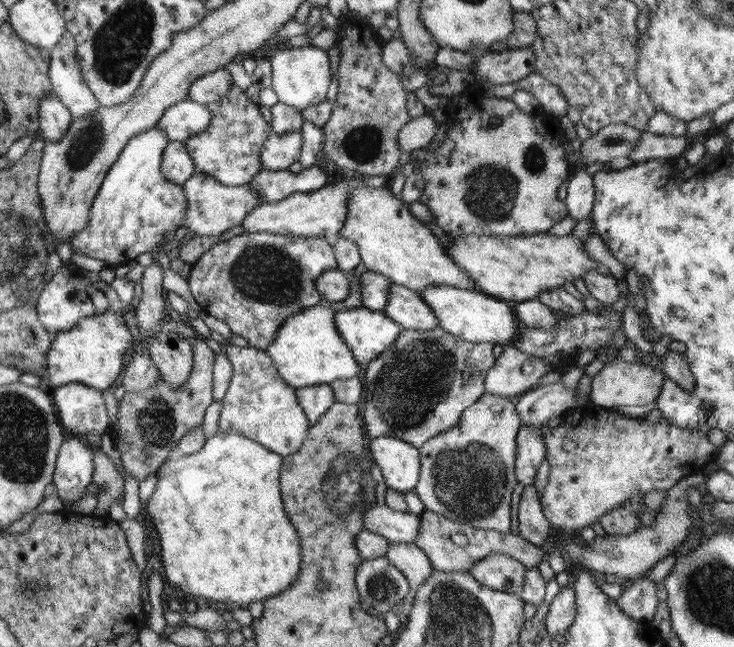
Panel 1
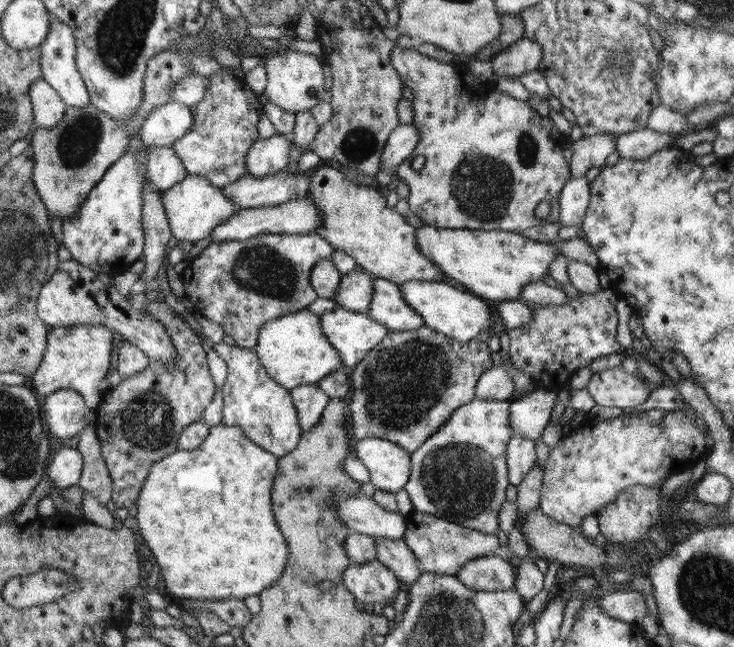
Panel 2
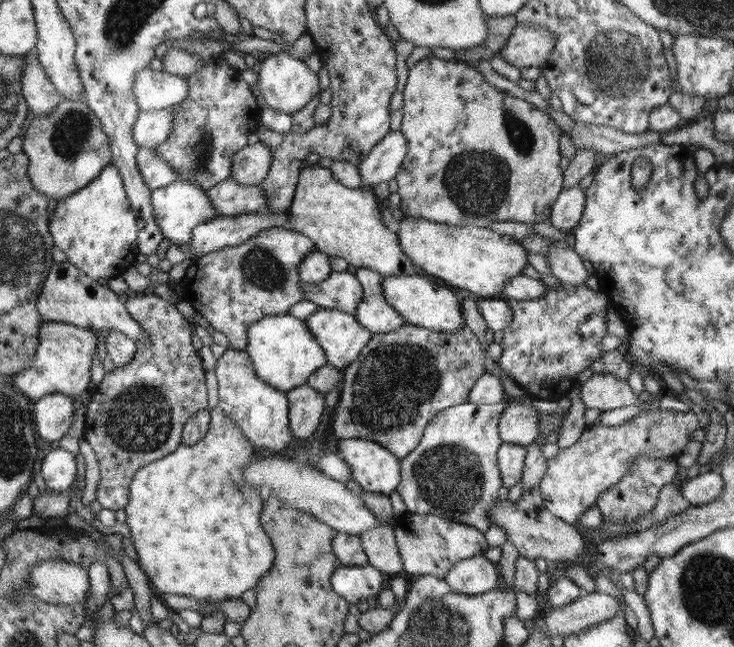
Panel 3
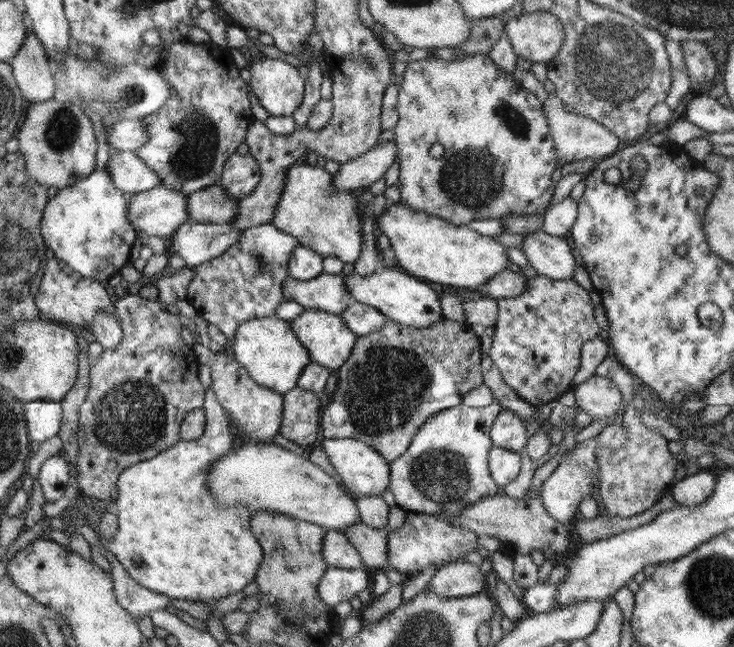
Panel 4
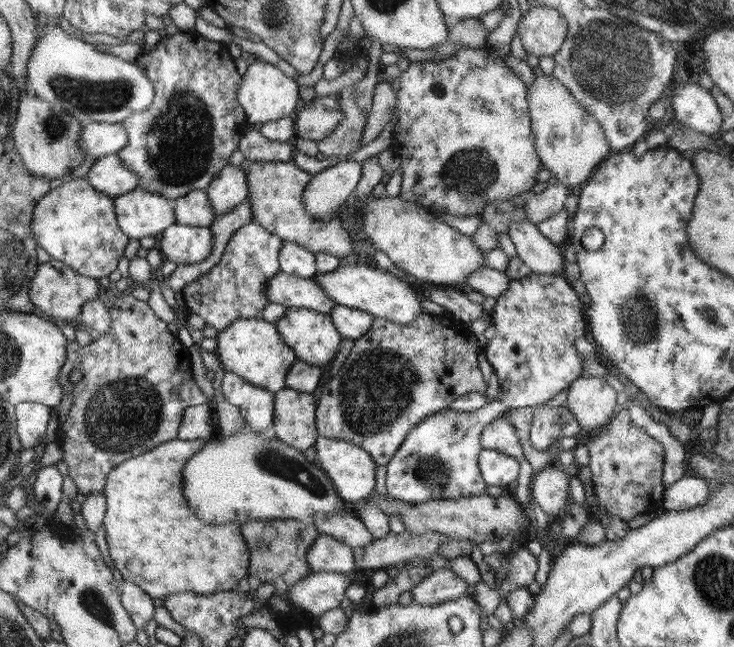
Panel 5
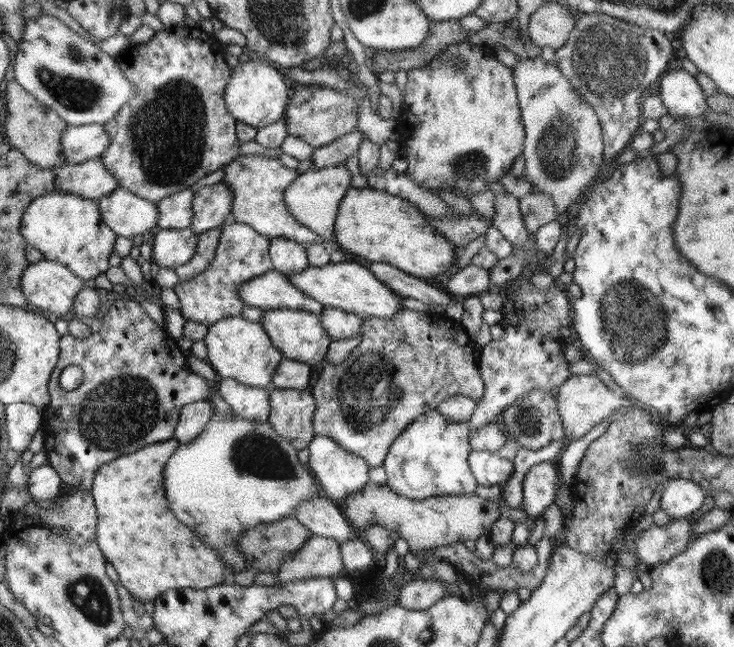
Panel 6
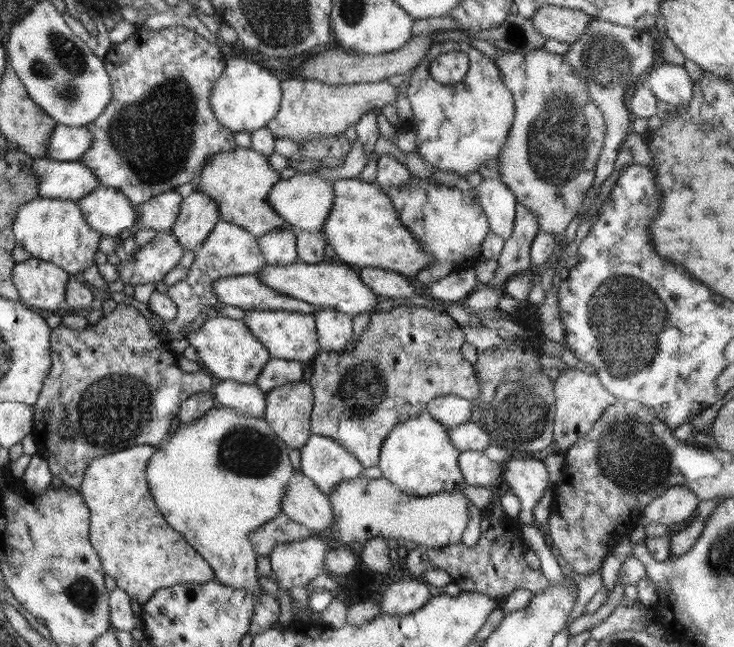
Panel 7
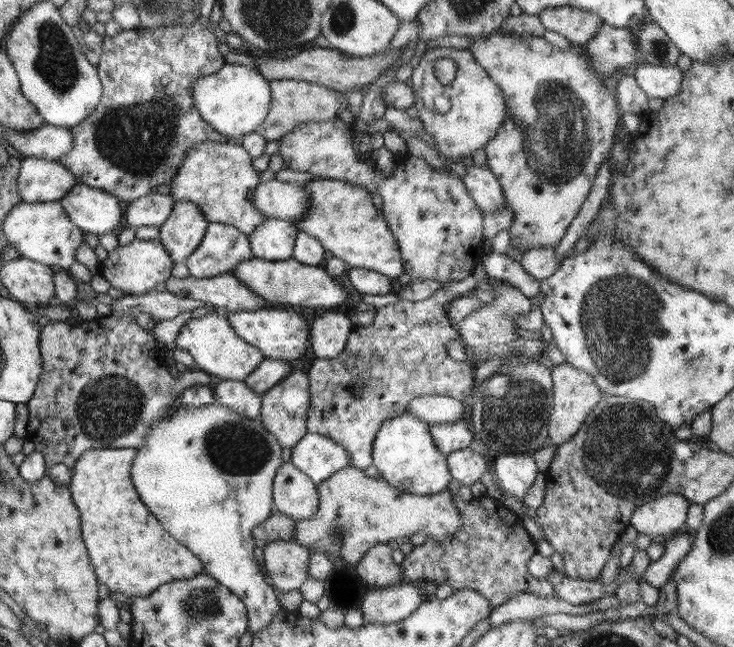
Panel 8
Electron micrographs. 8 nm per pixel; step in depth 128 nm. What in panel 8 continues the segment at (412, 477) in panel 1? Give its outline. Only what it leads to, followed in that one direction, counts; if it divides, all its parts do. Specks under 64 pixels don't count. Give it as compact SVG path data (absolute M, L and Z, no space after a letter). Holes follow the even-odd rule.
M308 432L302 436L302 440L291 448L291 463L302 471L306 476L312 479L317 485L328 480L332 474L340 472L342 468L352 466L350 453L340 446L340 443L334 442L331 438Z

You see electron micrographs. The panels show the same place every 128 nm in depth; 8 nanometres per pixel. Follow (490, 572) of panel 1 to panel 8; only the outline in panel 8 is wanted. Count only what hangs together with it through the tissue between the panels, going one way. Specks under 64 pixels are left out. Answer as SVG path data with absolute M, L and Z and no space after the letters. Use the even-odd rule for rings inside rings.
M404 581L398 586L369 591L361 608L366 624L391 624L410 616L426 600L415 582Z

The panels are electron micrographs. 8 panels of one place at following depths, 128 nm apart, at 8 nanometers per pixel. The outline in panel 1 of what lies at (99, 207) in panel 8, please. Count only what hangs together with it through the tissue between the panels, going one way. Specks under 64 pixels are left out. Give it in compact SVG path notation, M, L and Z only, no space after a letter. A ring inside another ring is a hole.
M194 172L182 187L188 199L183 226L188 228L188 232L194 232L200 236L218 236L230 228L241 226L248 214L263 203L252 187L248 185L226 186L202 172Z

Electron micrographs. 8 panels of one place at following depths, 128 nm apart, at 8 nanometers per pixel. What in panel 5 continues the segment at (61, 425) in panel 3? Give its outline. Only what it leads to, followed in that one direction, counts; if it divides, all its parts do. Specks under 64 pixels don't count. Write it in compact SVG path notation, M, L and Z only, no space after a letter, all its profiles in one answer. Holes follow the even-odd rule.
M21 402L14 405L16 411L16 431L20 437L22 450L38 445L45 438L50 422L50 412L54 408L37 402Z

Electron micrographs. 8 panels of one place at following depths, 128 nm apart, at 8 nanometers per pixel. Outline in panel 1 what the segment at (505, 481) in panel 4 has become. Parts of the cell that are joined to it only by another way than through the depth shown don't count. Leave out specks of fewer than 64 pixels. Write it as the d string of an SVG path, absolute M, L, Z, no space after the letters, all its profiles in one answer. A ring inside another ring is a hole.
M522 425L516 436L516 479L525 486L534 484L540 463L546 458L545 428Z

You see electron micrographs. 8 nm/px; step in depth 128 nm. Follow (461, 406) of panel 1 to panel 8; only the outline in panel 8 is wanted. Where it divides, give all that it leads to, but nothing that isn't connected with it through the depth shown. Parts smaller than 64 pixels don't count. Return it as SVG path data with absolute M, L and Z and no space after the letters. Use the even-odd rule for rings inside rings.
M467 276L464 280L446 281L440 290L422 301L400 299L375 311L370 326L353 327L346 346L336 358L316 359L307 372L309 378L310 408L308 408L308 432L321 434L340 443L352 459L352 466L358 469L372 466L372 446L374 438L384 424L384 420L404 415L408 411L408 402L424 395L450 396L467 402L475 392L478 383L474 379L473 364L458 362L448 355L448 344L460 341L458 329L446 316L449 303L474 291L478 280Z

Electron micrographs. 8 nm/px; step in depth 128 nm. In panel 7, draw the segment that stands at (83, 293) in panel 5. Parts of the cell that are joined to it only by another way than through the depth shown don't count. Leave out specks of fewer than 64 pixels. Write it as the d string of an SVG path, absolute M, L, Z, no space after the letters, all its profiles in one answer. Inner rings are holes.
M34 257L16 263L12 270L12 281L19 292L19 301L24 306L34 306L53 313L66 298L66 284L70 276L56 263Z

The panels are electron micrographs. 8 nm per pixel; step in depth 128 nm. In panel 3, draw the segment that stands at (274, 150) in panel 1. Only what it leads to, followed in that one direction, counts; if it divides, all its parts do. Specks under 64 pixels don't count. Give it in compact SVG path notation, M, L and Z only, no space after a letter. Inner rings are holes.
M263 142L247 145L234 156L230 177L244 186L260 185L273 161L272 150Z

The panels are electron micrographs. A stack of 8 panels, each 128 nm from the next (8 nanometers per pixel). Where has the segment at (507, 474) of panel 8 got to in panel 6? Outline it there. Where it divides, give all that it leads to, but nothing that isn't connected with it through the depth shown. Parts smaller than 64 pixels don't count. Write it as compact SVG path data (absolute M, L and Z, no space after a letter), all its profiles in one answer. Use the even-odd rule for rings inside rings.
M550 461L534 464L524 476L522 484L523 502L520 508L530 517L544 513L556 502L558 470Z

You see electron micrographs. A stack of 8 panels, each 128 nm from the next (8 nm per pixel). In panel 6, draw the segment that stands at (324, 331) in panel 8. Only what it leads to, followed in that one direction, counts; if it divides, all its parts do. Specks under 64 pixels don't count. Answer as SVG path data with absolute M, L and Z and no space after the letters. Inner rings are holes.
M325 307L319 316L332 341L356 337L363 322L358 315L334 307Z

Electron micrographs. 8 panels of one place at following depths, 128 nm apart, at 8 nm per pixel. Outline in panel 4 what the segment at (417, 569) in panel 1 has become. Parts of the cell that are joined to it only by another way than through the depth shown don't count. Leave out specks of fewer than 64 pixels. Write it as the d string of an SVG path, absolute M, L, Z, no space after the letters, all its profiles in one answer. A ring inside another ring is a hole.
M398 506L394 507L394 518L390 518L388 525L377 529L362 522L352 524L344 530L348 542L352 543L360 553L366 568L383 570L388 568L388 534L392 530L399 529L404 525L408 511Z

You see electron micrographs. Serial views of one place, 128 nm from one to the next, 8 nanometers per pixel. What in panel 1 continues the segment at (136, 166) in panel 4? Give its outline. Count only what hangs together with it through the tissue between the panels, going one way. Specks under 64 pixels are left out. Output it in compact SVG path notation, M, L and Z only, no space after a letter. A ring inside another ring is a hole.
M169 142L162 158L162 173L166 179L183 185L196 172L194 164L184 142Z

